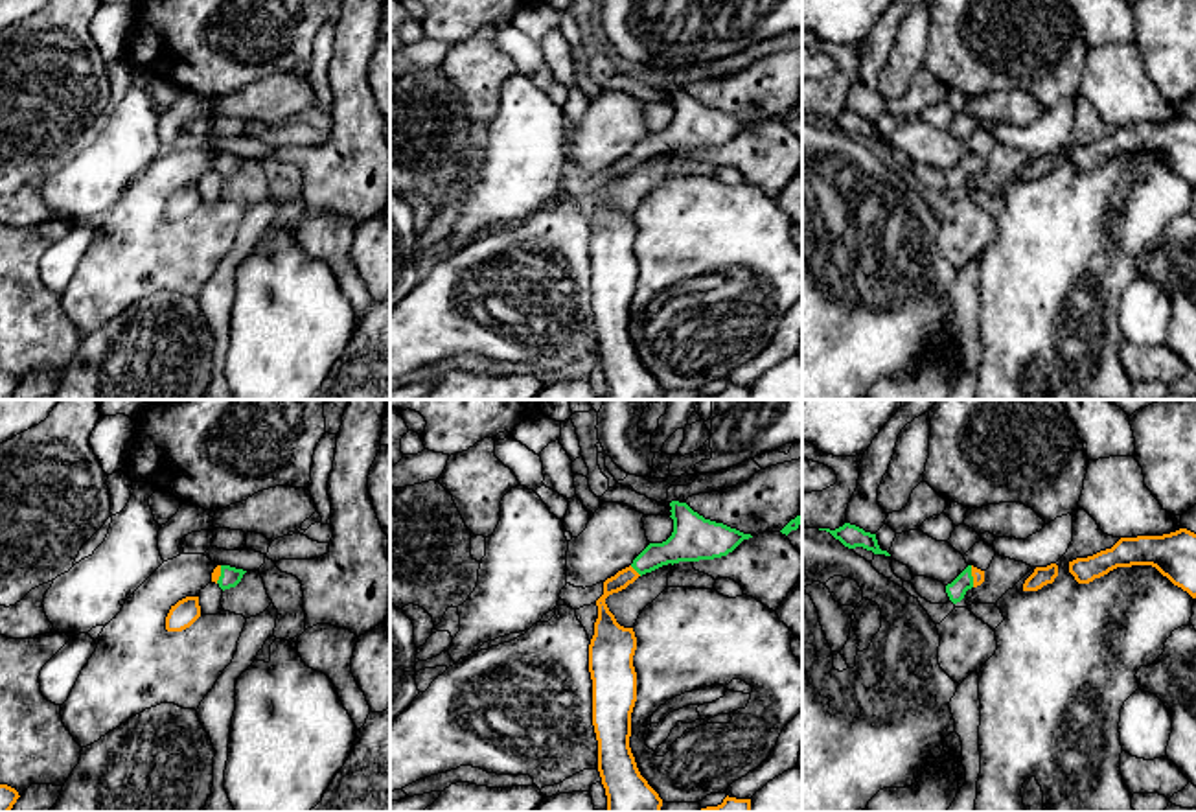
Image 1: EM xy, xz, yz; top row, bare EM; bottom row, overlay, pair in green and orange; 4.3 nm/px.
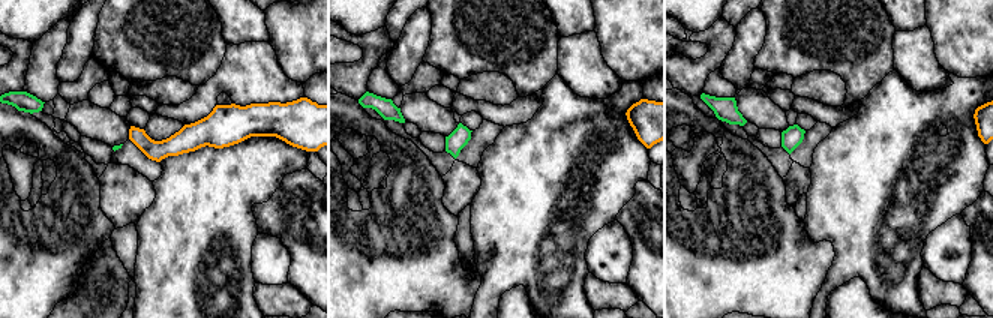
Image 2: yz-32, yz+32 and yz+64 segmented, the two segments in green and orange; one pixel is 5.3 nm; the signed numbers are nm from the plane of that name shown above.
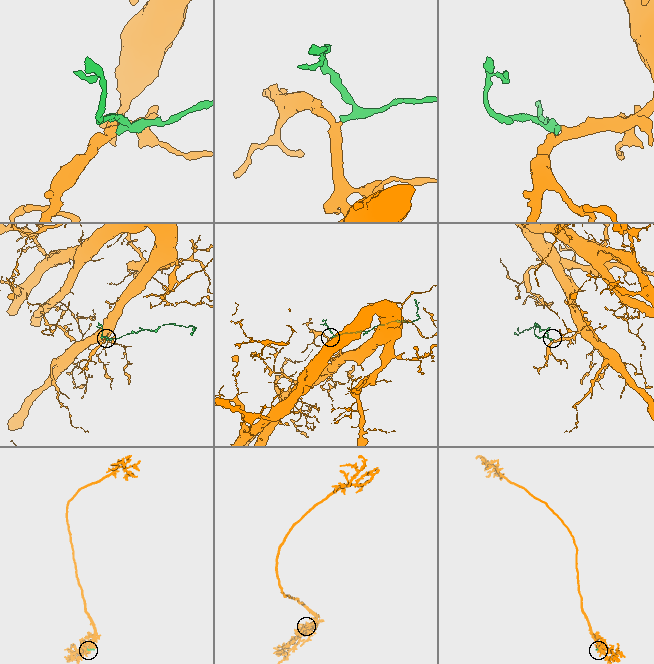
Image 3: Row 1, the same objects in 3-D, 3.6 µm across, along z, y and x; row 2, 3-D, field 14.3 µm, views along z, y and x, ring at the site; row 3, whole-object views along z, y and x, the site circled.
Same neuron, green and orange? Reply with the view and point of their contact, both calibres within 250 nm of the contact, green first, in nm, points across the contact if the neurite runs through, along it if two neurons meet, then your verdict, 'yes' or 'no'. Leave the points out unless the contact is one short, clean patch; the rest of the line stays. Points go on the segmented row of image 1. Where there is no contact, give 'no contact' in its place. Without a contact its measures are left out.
xz (635, 569) | 150/80 nm | across xz (685, 544), (652, 556), (635, 569), (622, 579) | yes

